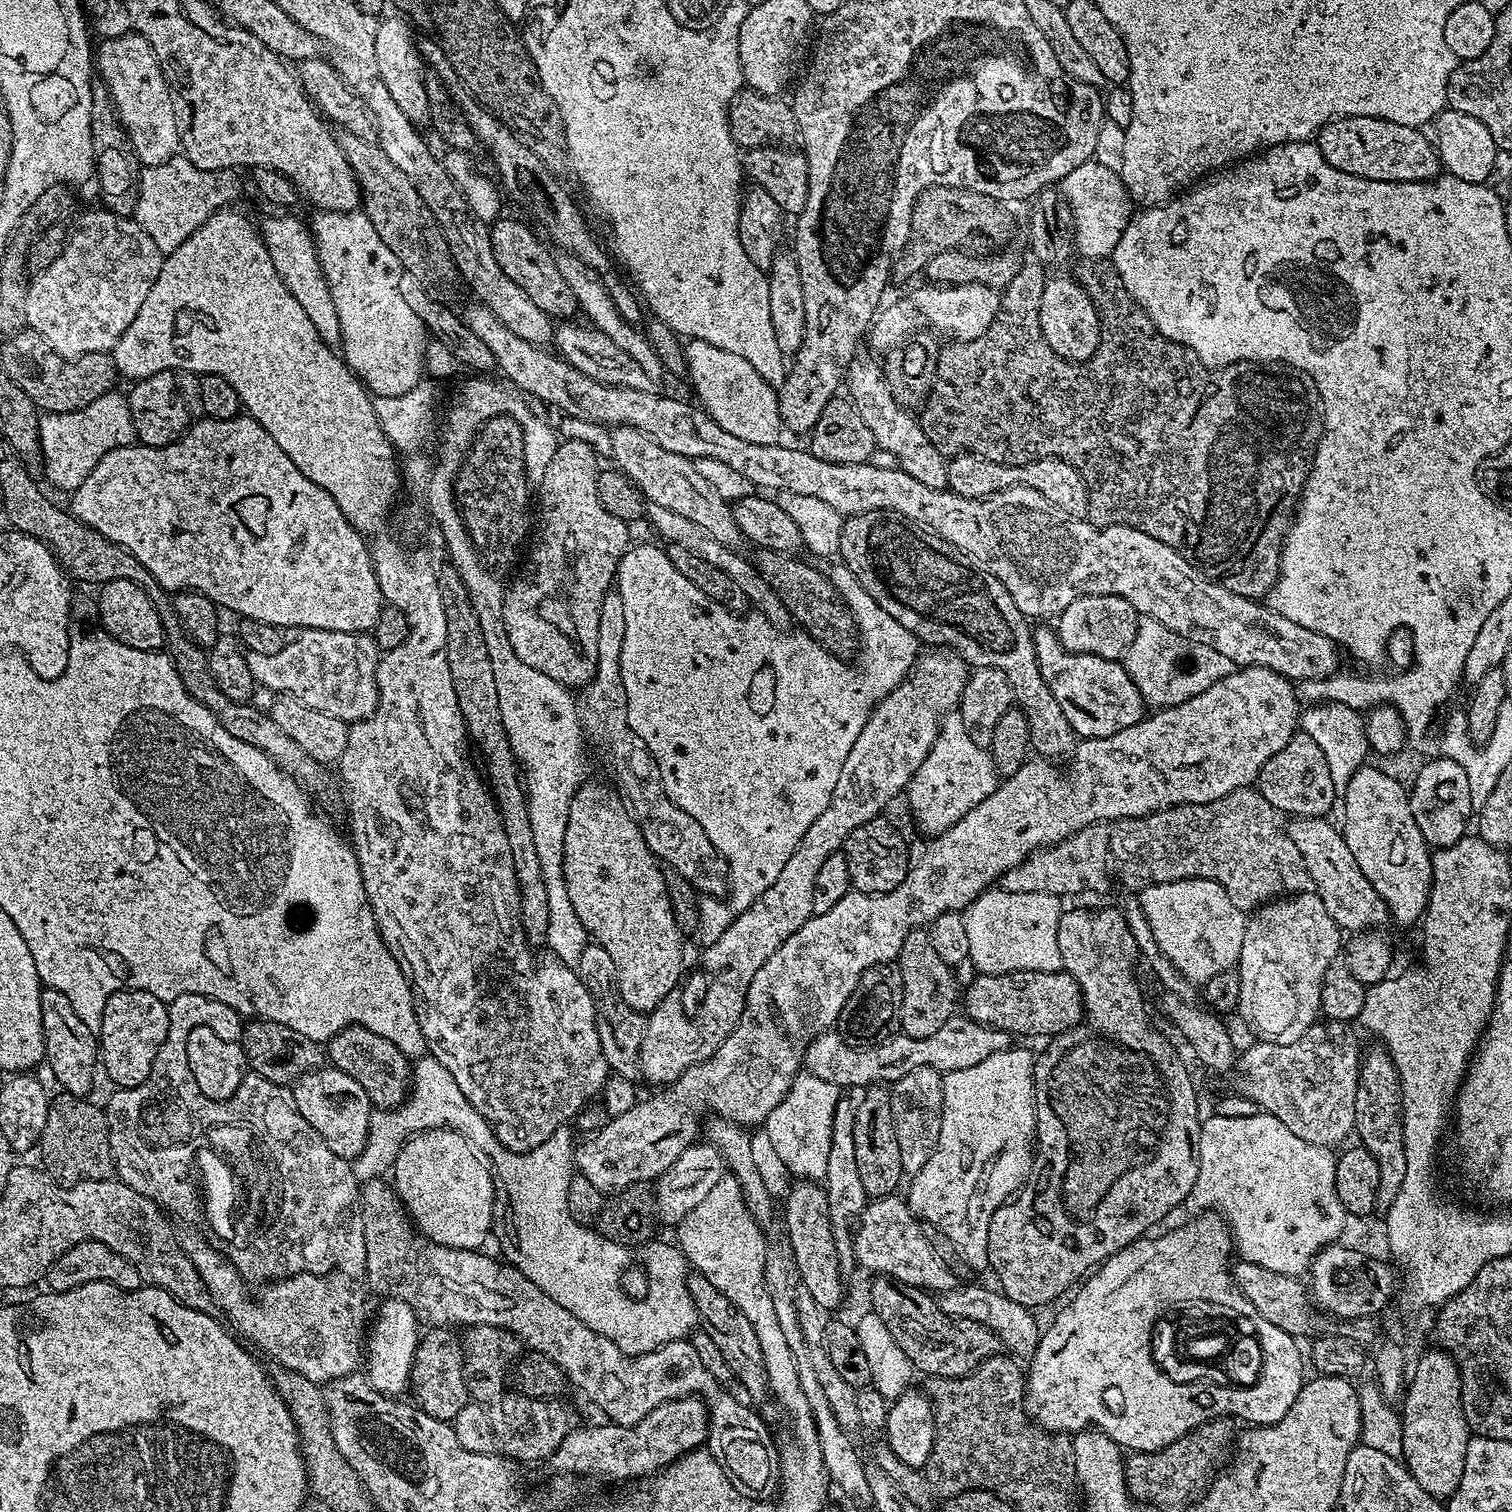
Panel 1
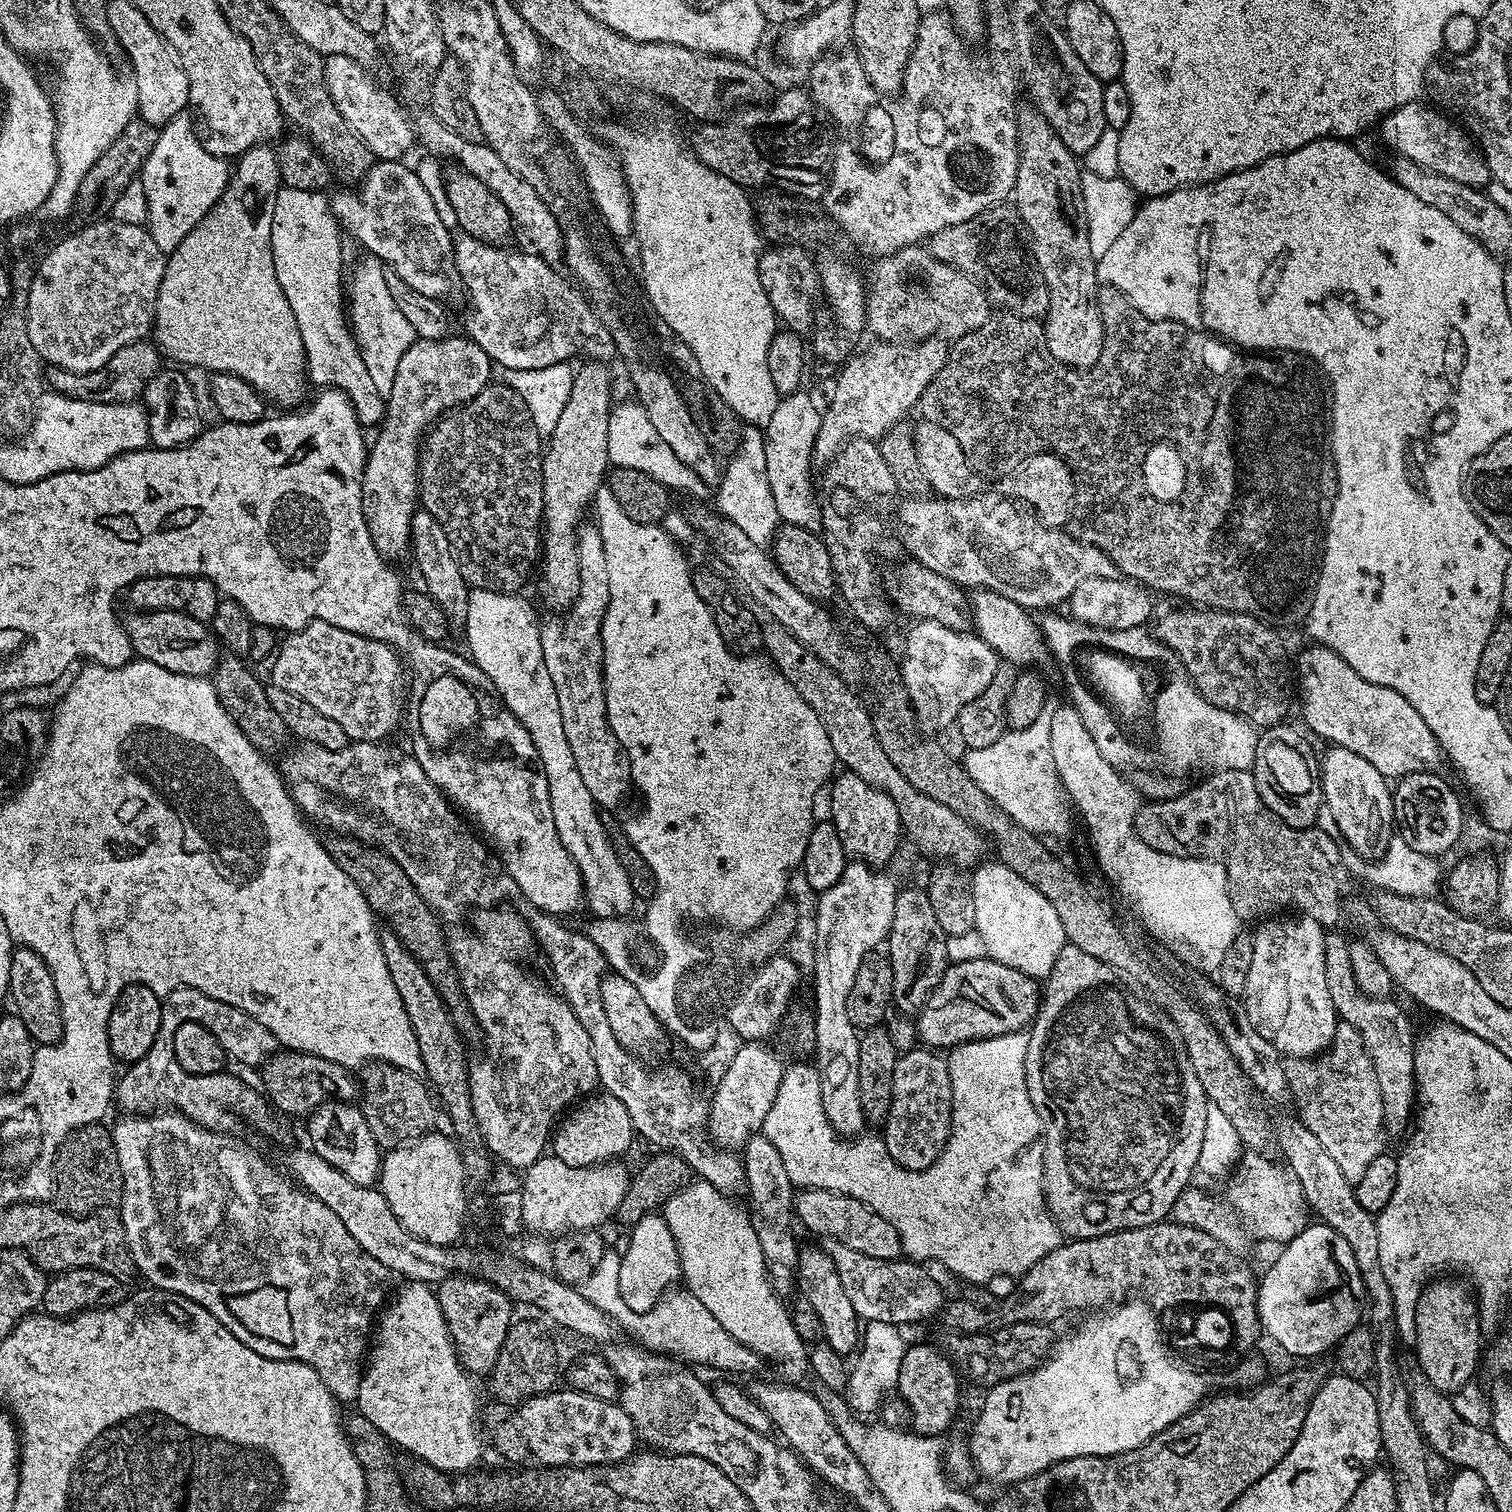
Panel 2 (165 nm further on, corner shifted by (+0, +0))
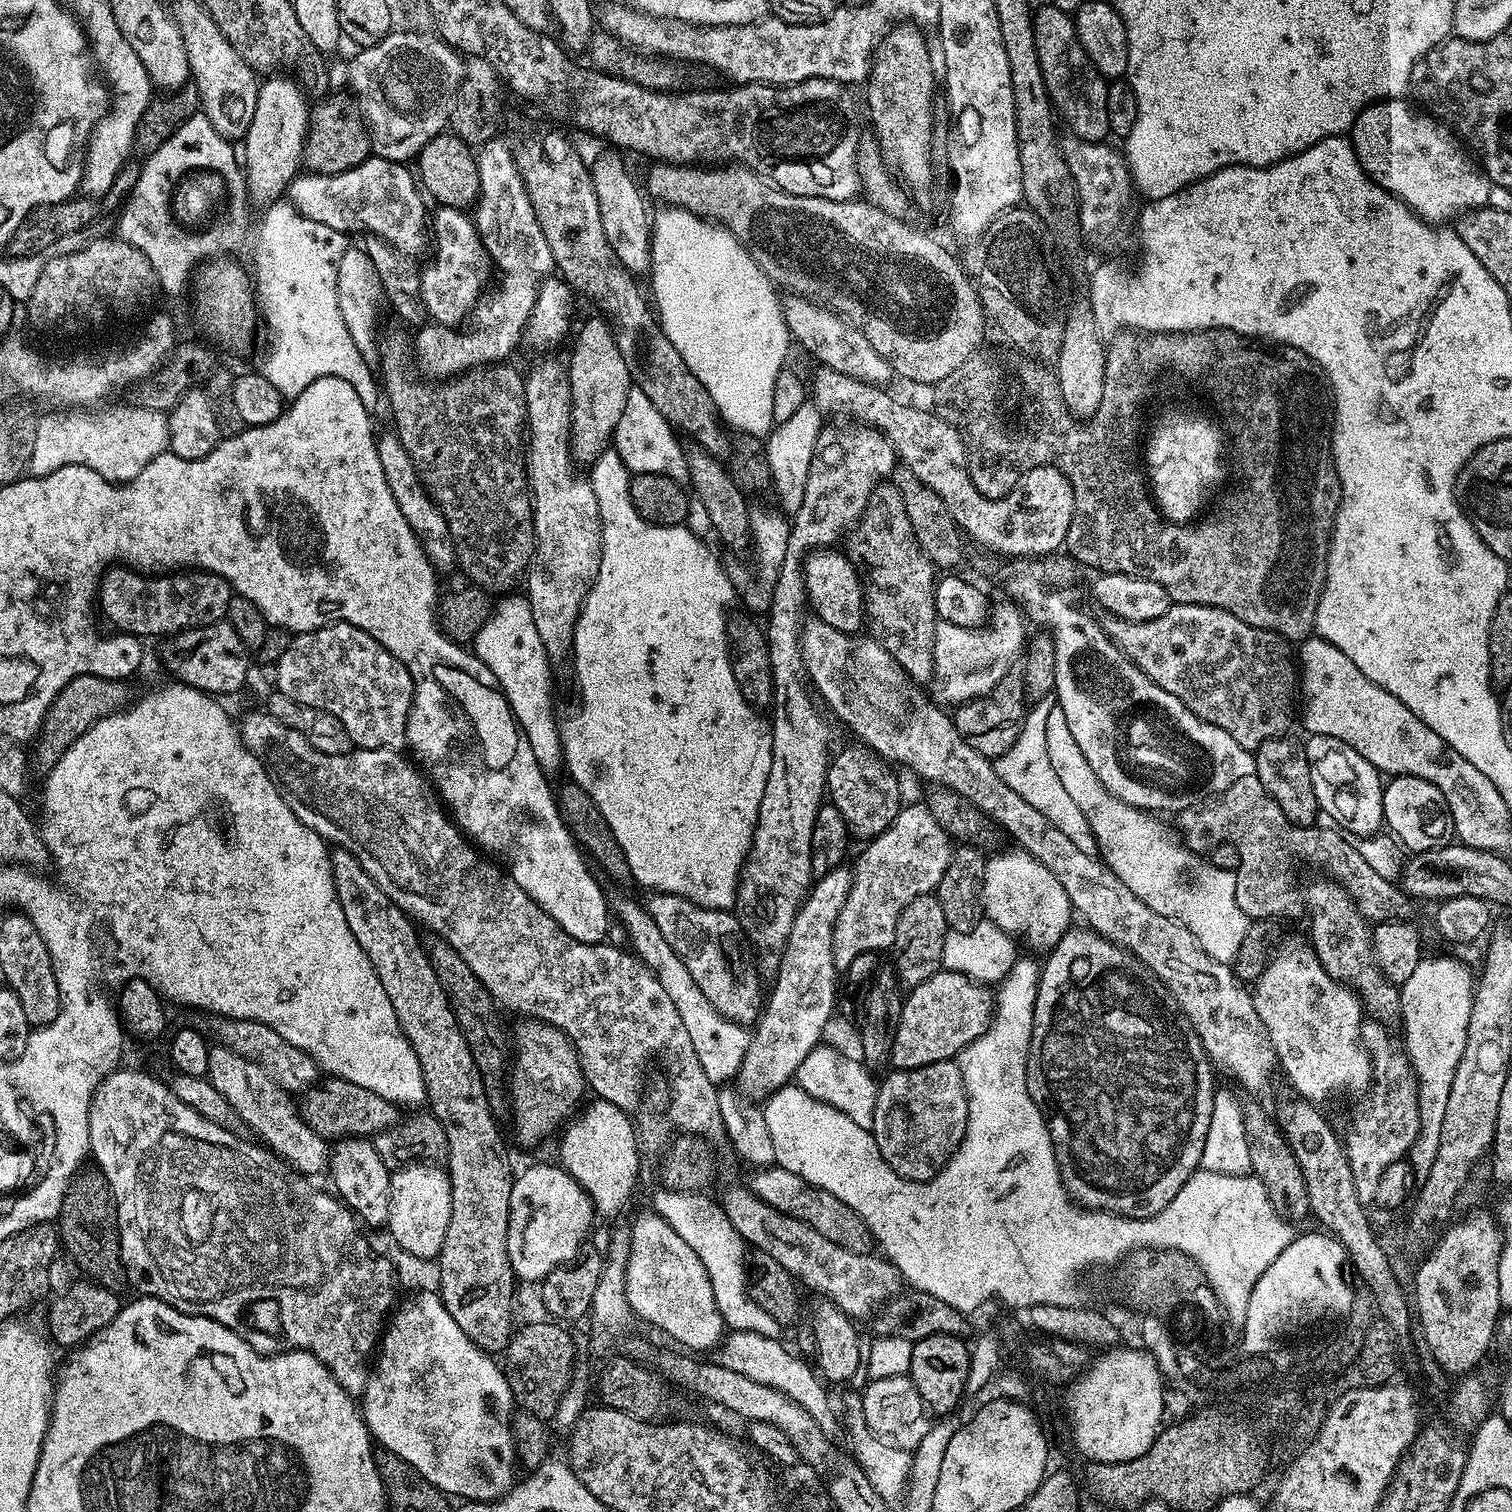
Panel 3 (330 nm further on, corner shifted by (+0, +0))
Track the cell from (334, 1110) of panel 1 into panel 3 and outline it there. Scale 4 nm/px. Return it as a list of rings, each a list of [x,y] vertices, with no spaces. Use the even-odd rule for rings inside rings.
[[[368,1138],[339,1141],[330,1156],[330,1173],[335,1195],[348,1205],[361,1225],[383,1229],[388,1222],[392,1197],[392,1173],[376,1153],[376,1145]]]

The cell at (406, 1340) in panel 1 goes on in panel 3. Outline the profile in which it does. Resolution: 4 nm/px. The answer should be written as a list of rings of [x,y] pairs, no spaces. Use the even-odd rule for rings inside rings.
[[[439,1291],[417,1292],[408,1299],[412,1300],[401,1308],[399,1305],[387,1321],[362,1397],[368,1430],[379,1447],[410,1462],[422,1478],[449,1497],[461,1496],[464,1502],[499,1500],[518,1483],[516,1439],[512,1436],[514,1401],[508,1379],[489,1353],[458,1330],[458,1322],[450,1318]]]

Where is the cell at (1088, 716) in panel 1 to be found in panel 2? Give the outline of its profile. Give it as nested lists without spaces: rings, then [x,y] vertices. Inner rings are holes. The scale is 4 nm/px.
[[[978,588],[971,593],[970,620],[975,635],[981,636],[1001,661],[1017,666],[1040,666],[1036,664],[1049,662],[1049,646],[1037,617],[1032,616],[1035,615],[1029,609],[989,588]]]

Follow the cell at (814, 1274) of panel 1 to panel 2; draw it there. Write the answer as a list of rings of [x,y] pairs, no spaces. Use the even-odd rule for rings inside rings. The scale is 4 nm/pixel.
[[[823,1247],[799,1249],[794,1269],[795,1280],[800,1287],[799,1295],[814,1306],[814,1314],[818,1314],[818,1322],[822,1322],[823,1343],[843,1358],[851,1357],[861,1343],[862,1321],[856,1315],[854,1306],[850,1306],[850,1298],[842,1287],[842,1280],[838,1278],[838,1270]]]

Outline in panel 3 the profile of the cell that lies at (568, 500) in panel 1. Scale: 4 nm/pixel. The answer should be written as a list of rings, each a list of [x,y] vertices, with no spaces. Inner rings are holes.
[[[603,315],[592,316],[576,332],[576,341],[572,344],[572,353],[566,359],[570,394],[572,395],[572,452],[577,461],[592,460],[595,456],[603,457],[613,443],[615,427],[625,409],[627,394],[632,387],[630,370],[618,350],[618,342],[612,333],[612,325]]]

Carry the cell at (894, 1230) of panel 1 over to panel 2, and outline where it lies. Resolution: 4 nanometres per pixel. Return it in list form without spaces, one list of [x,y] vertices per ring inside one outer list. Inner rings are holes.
[[[821,1188],[797,1191],[794,1196],[794,1216],[810,1231],[817,1232],[820,1238],[837,1240],[850,1246],[850,1250],[858,1250],[870,1258],[894,1260],[901,1255],[900,1236],[892,1229],[892,1224],[886,1222],[874,1210],[867,1208],[862,1201],[846,1194]]]

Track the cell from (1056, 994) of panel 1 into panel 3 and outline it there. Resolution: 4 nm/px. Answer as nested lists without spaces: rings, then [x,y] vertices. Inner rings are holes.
[[[941,970],[911,989],[903,997],[904,1009],[892,1047],[891,1067],[896,1070],[921,1068],[959,1057],[961,1050],[988,1028],[994,1000],[984,988],[987,987],[957,972]]]

